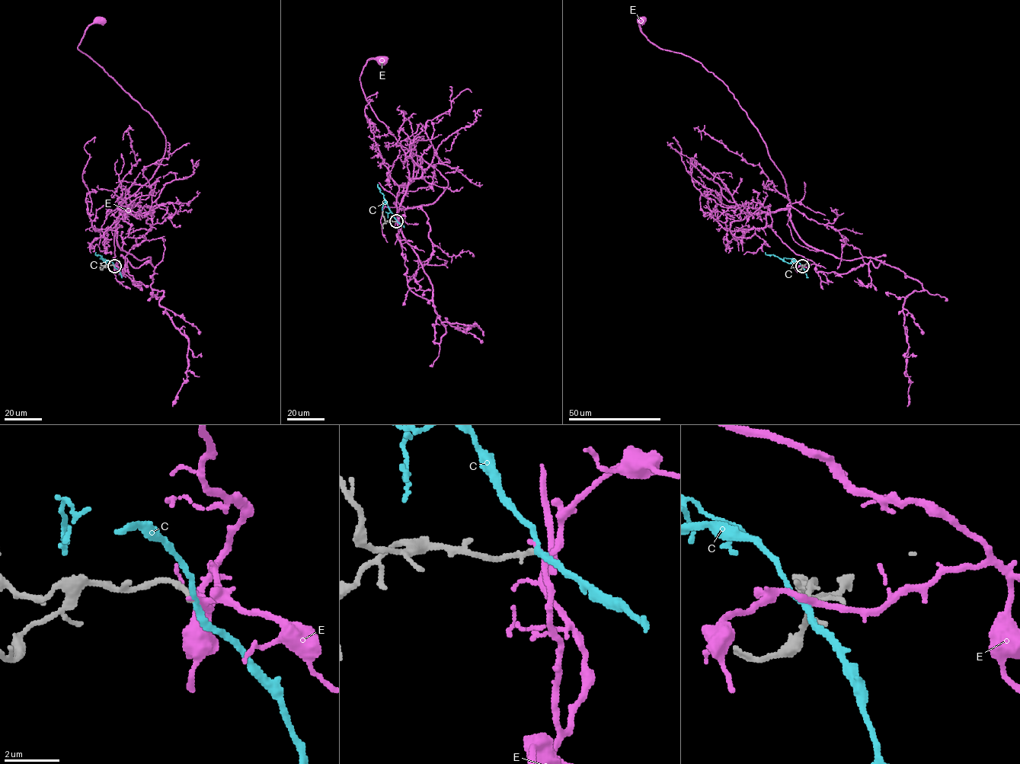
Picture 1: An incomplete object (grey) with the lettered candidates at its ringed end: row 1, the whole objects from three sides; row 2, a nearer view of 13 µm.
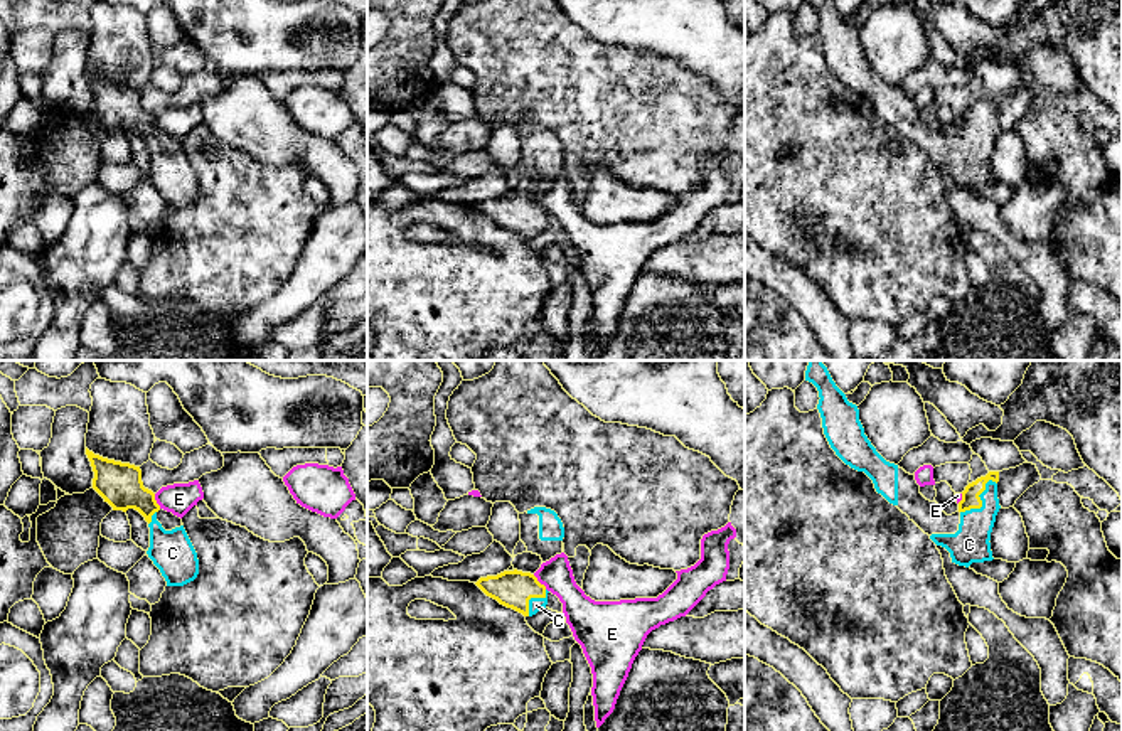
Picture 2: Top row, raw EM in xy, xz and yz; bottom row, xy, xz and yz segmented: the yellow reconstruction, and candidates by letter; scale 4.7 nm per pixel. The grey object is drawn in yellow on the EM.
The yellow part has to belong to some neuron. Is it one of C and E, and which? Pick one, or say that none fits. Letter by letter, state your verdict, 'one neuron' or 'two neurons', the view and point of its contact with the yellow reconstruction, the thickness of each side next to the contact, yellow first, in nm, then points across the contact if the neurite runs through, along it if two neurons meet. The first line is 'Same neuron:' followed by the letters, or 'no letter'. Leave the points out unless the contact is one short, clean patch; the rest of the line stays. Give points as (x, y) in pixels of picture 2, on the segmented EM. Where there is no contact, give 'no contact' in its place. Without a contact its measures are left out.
Same neuron: C
C: one neuron; contact yz (981, 501); calibres 90 and 180 nm; way yz (971, 499), (981, 501), (969, 544)
E: two neurons; contact xz (538, 581); calibres 180 and 160 nm; border xz (533, 575), (546, 588)

